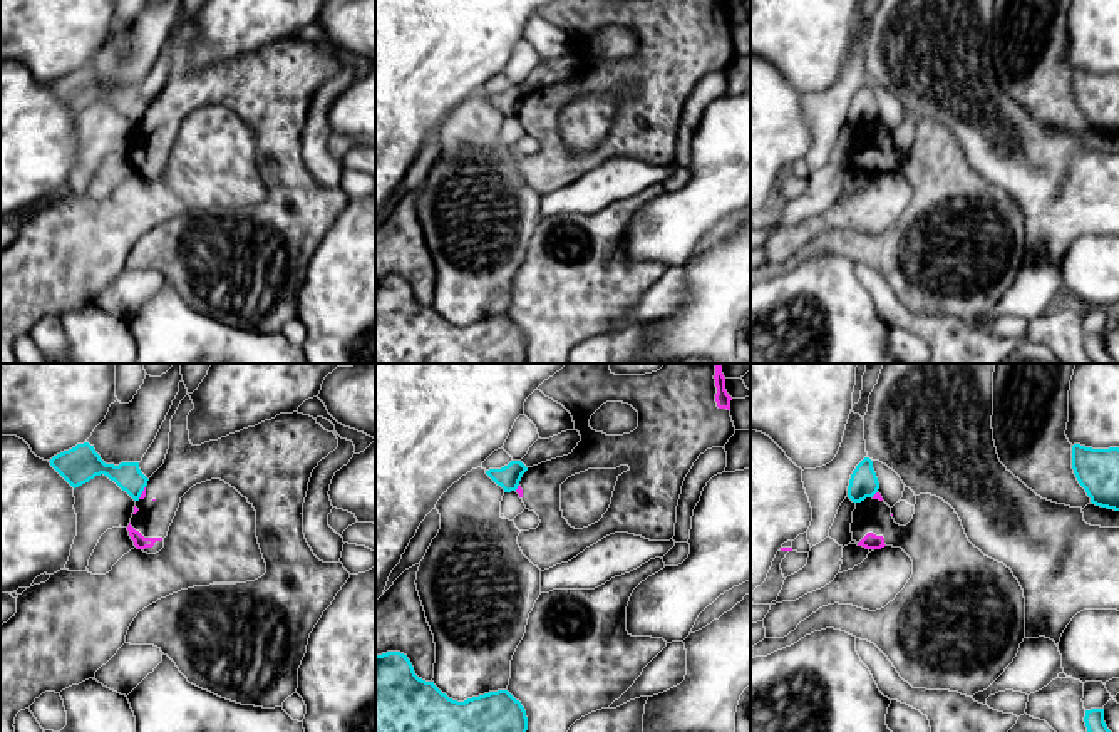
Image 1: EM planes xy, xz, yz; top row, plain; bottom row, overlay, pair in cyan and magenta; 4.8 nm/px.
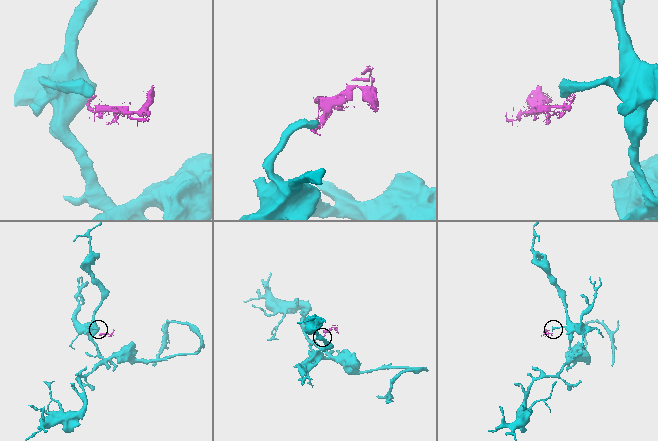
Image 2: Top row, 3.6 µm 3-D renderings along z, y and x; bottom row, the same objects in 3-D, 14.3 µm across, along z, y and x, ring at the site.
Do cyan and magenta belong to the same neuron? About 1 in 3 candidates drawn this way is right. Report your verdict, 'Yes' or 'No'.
No

